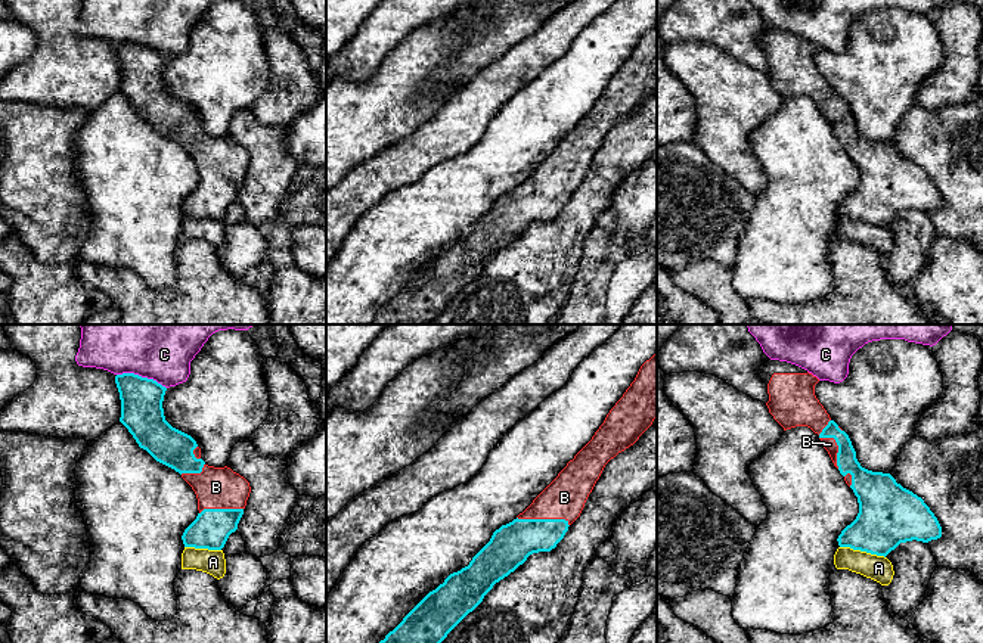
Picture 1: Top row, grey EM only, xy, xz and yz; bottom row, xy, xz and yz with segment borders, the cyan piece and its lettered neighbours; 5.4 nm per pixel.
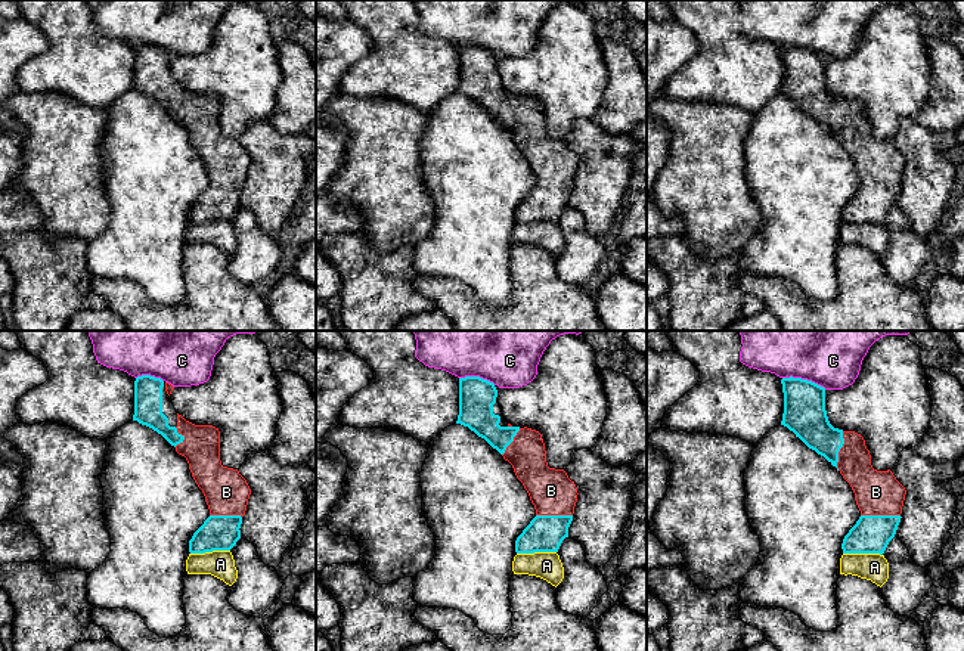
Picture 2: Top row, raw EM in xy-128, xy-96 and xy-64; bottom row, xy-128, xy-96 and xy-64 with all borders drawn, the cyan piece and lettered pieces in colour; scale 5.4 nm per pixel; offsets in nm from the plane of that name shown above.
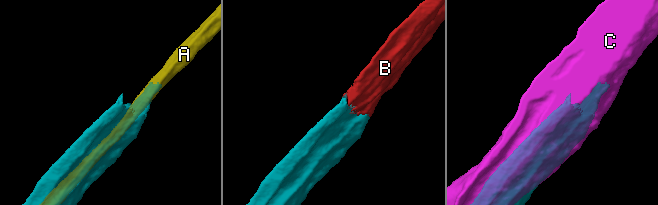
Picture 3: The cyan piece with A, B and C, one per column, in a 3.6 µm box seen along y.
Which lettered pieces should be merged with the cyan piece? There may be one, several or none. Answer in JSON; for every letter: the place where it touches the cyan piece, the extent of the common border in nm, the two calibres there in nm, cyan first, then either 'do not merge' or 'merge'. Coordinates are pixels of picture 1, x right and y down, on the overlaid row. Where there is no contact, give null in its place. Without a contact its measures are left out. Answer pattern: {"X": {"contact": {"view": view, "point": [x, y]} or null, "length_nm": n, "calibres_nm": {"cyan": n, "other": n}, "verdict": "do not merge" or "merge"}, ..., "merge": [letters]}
{"A": {"contact": {"view": "yz", "point": [862, 550]}, "length_nm": 260, "calibres_nm": {"cyan": 320, "other": 140}, "verdict": "do not merge"}, "B": {"contact": {"view": "xz", "point": [543, 519]}, "length_nm": 300, "calibres_nm": {"cyan": 220, "other": 220}, "verdict": "merge"}, "C": {"contact": {"view": "xy", "point": [140, 376]}, "length_nm": 280, "calibres_nm": {"cyan": 240, "other": 500}, "verdict": "do not merge"}, "merge": ["B"]}

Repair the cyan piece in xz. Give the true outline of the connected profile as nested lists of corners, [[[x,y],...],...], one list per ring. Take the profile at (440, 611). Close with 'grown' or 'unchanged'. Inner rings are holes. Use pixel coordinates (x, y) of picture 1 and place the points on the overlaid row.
[[[657,352],[646,360],[592,439],[512,522],[496,529],[468,566],[430,591],[379,643],[441,643],[496,583],[527,557],[551,552],[580,516],[605,465],[657,417]]]; grown

